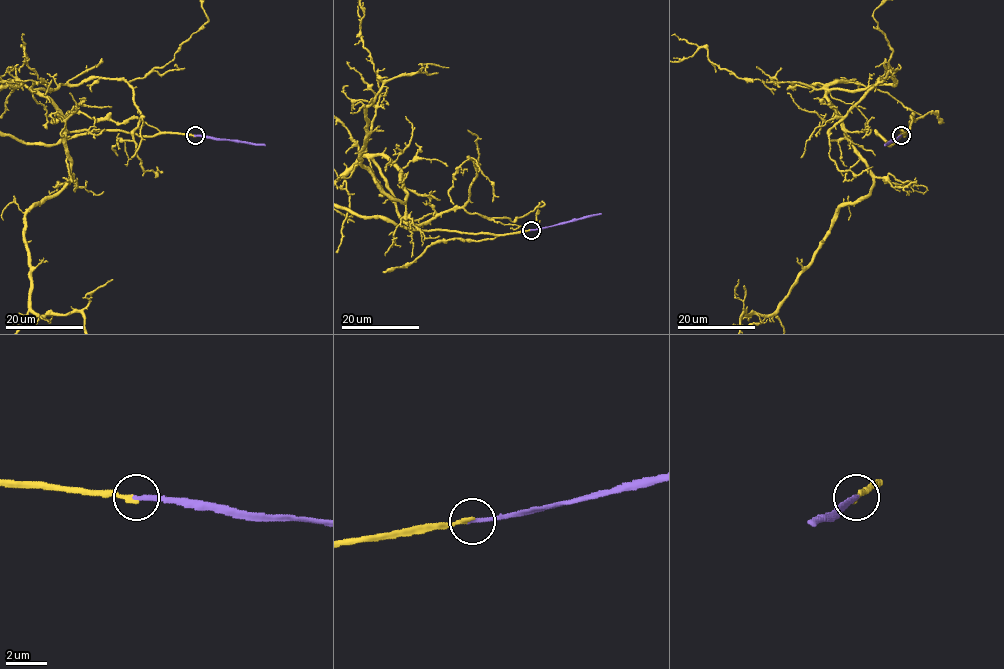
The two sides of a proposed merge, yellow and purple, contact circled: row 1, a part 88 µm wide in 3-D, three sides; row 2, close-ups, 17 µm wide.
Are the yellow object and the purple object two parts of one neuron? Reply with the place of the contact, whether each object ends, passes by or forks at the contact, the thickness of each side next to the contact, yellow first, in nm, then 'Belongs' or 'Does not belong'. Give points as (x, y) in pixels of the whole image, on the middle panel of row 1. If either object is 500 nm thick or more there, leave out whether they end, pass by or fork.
Place: (531, 230). At the ring yellow ends. At the ring purple ends. Thickness 220 nm (yellow) against 220 nm. Belongs

